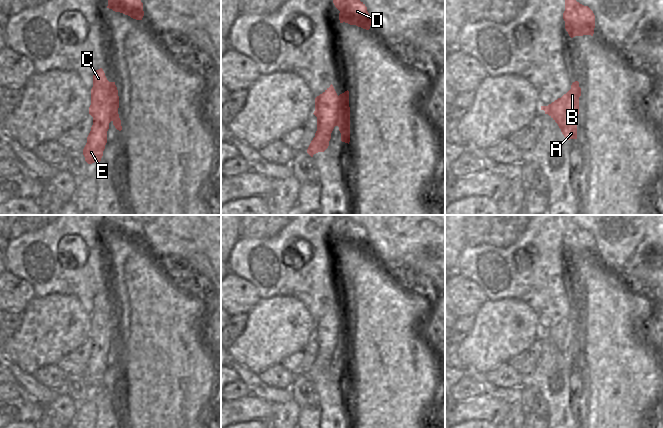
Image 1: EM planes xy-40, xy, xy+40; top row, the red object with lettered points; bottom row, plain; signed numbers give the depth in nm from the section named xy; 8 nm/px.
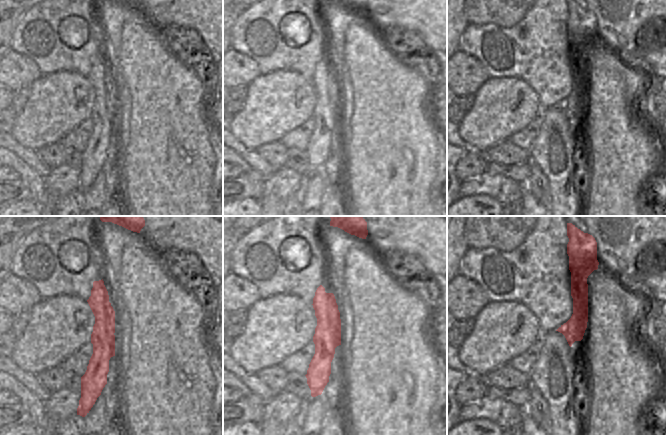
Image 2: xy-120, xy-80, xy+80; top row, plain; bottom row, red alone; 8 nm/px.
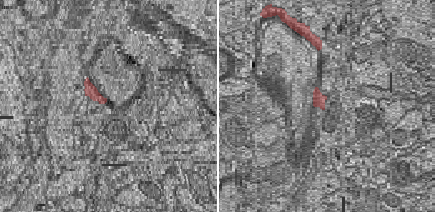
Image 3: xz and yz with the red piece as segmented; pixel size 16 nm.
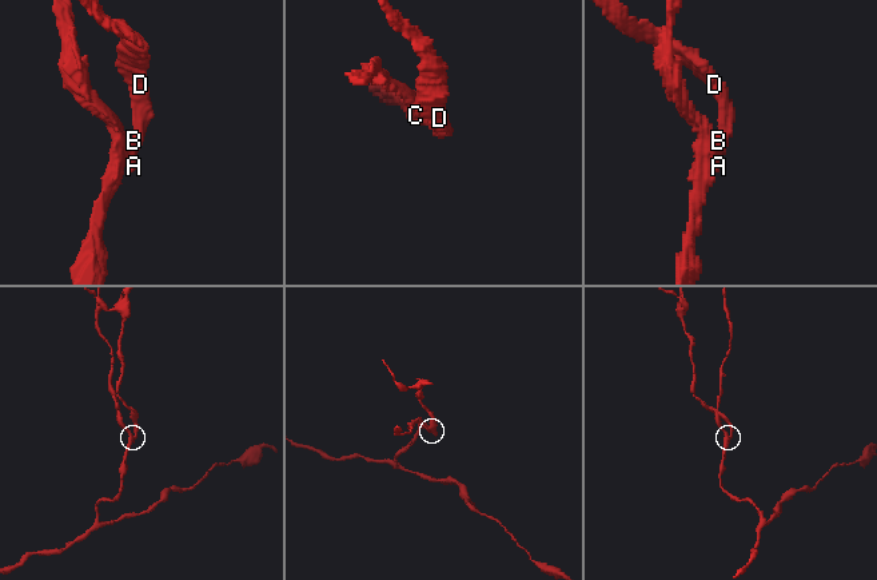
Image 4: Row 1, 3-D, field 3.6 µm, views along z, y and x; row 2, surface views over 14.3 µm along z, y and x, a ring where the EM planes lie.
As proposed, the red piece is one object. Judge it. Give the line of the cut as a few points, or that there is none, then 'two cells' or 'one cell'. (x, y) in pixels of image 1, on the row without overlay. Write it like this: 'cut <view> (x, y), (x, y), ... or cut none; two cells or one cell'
cut xy (339, 320), (336, 328), (342, 331), (342, 336), (335, 349); two cells

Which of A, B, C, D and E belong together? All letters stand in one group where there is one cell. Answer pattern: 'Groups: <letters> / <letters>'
Groups: A B D / C E.

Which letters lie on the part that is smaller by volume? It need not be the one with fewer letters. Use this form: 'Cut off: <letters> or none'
Cut off: A, B, D.

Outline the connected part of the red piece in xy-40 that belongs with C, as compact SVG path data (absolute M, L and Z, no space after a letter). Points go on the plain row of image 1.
M102 292L93 299L91 313L91 329L89 338L93 341L93 349L83 373L85 385L88 388L100 386L107 367L109 347L119 344L118 333L112 328L119 324L115 306L109 306Z

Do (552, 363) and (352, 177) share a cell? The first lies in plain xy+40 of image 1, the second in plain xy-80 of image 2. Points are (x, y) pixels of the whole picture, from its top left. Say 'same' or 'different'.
different

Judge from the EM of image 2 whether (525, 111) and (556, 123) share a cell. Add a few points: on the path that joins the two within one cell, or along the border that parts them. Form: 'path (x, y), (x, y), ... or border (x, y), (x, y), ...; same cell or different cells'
border (541, 109), (539, 113); different cells

